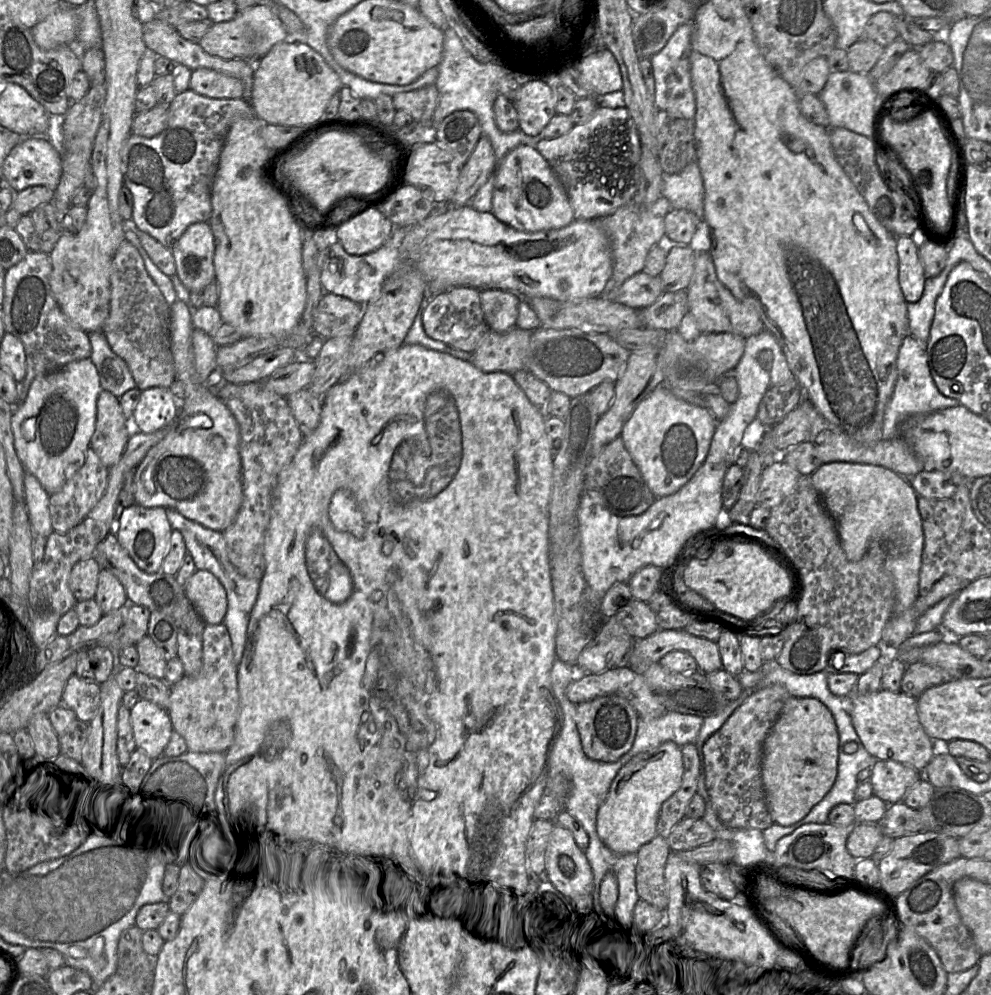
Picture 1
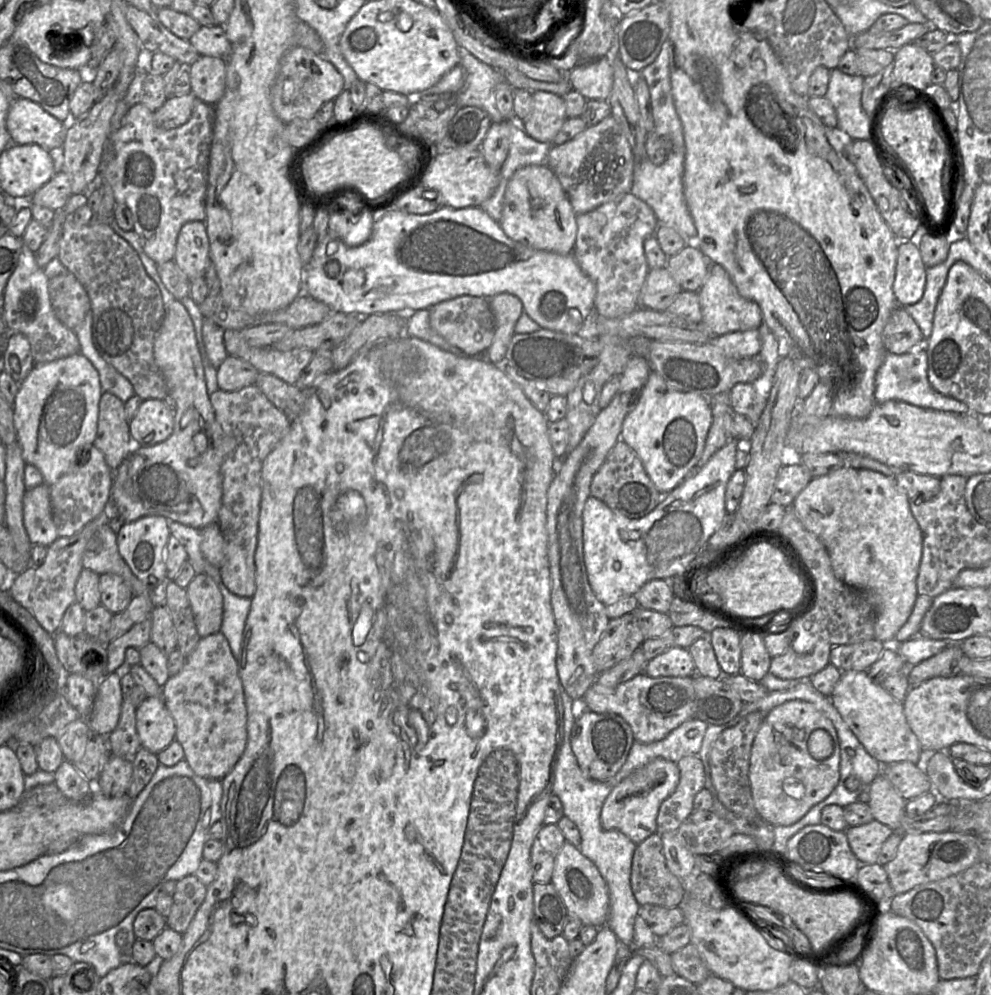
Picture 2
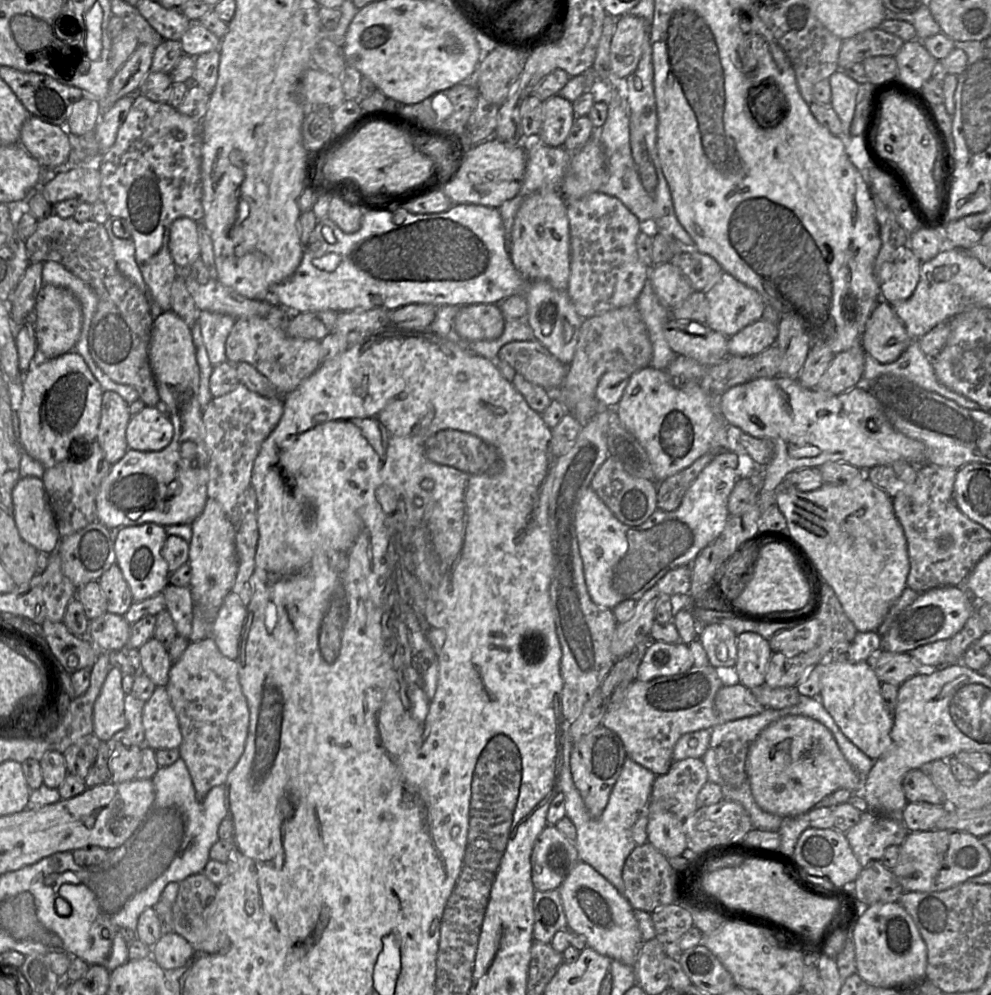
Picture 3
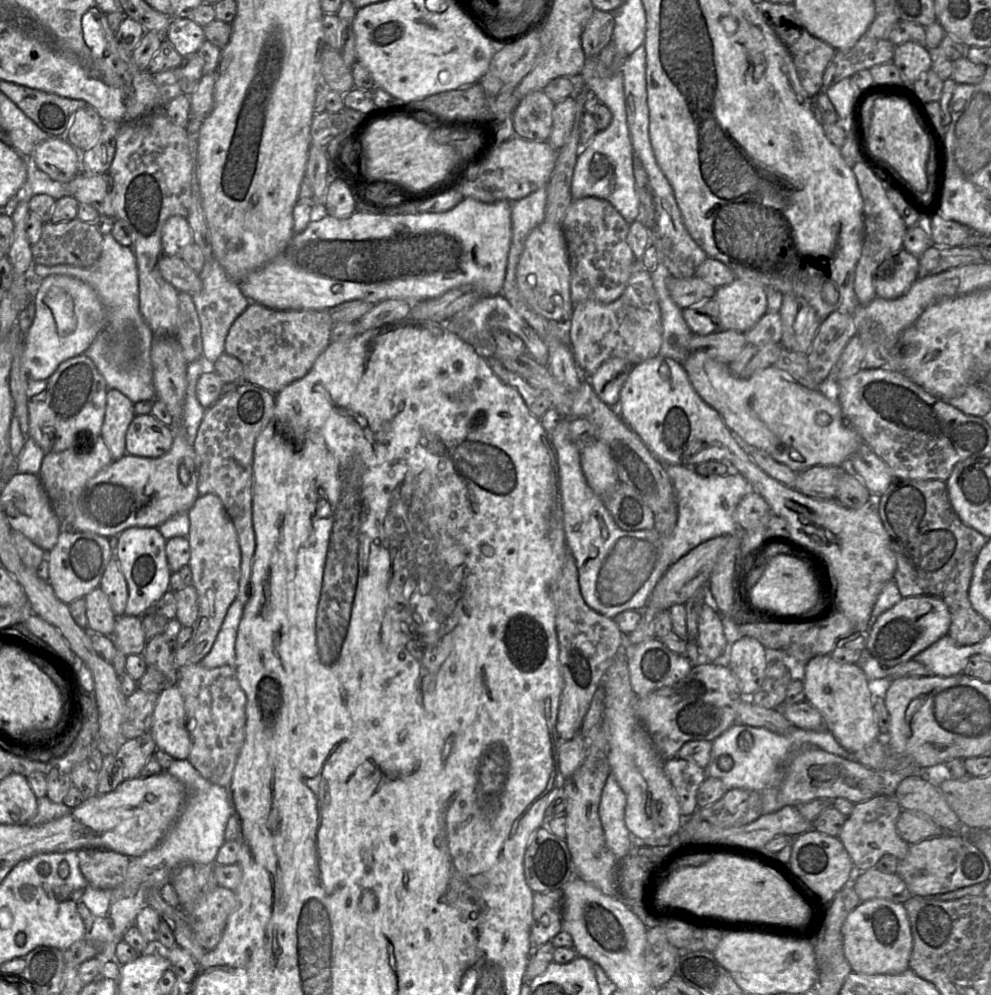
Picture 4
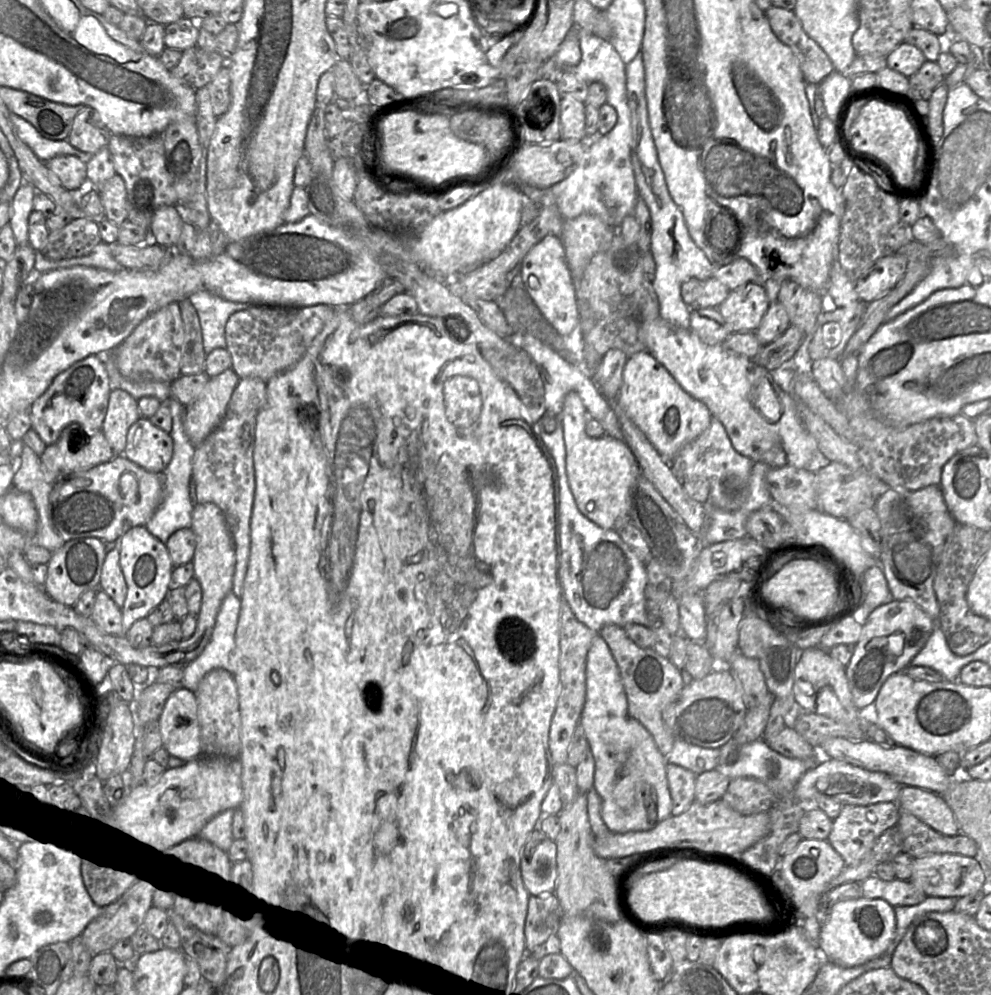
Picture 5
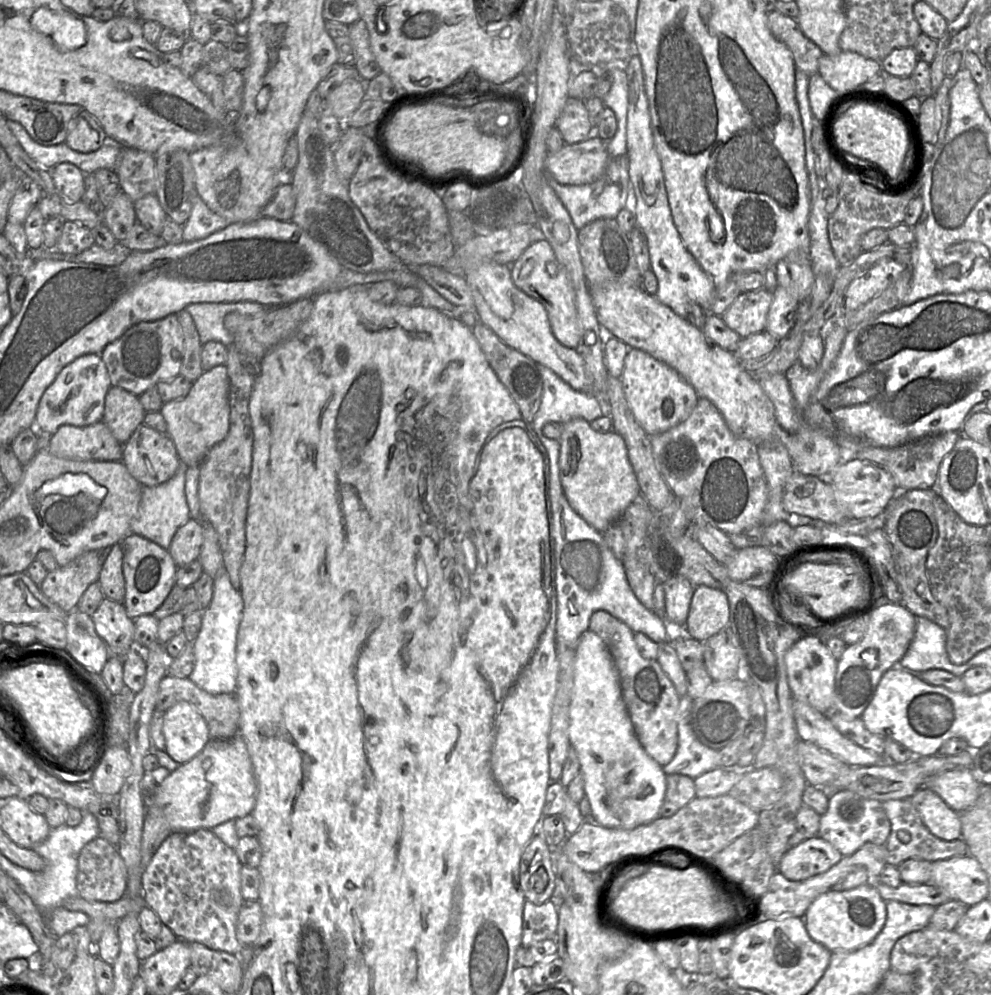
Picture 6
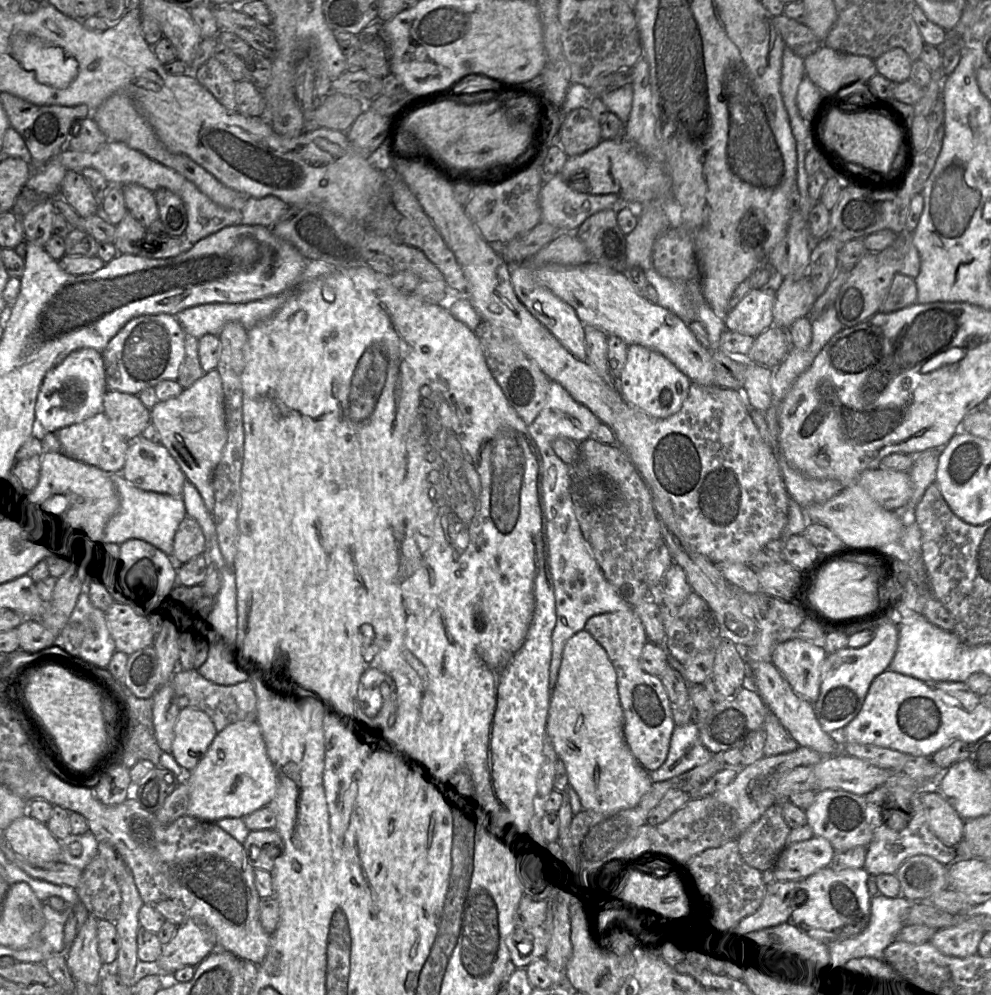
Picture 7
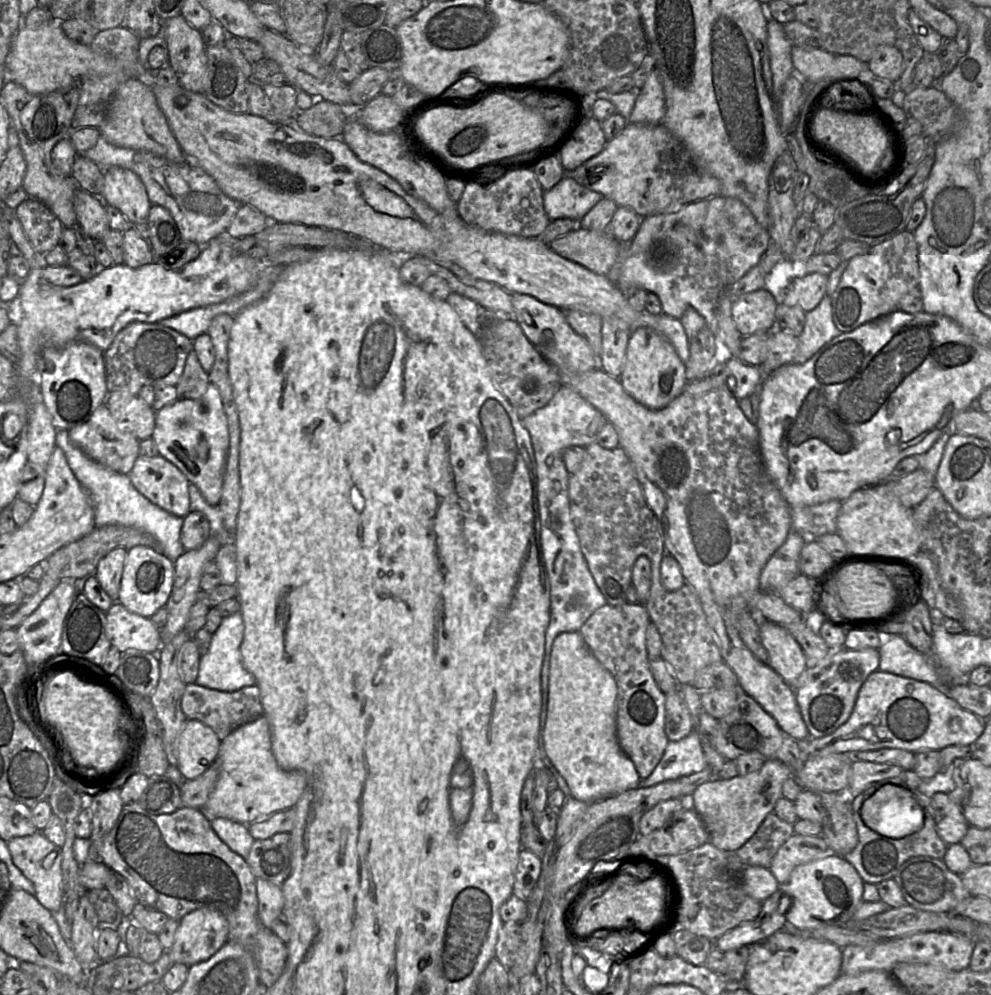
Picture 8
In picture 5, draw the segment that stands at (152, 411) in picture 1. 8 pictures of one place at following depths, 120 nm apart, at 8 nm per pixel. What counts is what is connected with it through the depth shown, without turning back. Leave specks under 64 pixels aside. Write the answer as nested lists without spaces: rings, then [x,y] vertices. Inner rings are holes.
[[[140,417],[128,430],[122,455],[149,472],[162,474],[171,462],[173,451],[170,433],[153,425],[149,418]]]

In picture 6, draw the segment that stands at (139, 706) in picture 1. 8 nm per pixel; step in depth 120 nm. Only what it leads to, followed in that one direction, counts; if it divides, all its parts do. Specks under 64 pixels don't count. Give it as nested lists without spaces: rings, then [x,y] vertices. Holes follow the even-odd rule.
[[[185,701],[177,702],[164,715],[165,752],[180,765],[192,760],[210,740],[203,716]]]

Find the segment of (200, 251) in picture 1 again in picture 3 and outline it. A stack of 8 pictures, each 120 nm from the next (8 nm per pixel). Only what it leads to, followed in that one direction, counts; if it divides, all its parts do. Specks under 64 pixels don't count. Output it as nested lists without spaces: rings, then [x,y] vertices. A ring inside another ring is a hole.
[[[181,217],[174,220],[169,233],[169,251],[179,270],[188,270],[200,258],[198,222]]]

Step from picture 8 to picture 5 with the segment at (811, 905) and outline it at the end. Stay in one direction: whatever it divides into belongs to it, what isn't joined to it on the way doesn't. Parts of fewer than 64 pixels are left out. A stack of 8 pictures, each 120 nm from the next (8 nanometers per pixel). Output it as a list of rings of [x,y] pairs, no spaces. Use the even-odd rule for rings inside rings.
[[[861,897],[840,901],[834,904],[821,927],[819,938],[819,952],[825,961],[834,962],[842,967],[862,965],[886,951],[895,934],[894,908],[882,899],[868,899]]]

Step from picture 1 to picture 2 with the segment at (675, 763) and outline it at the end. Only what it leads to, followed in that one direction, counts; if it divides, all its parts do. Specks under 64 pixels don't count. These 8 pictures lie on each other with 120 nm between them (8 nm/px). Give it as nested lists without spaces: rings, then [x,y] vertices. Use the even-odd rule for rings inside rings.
[[[654,759],[638,768],[614,786],[601,811],[601,825],[605,830],[618,830],[636,845],[657,832],[657,815],[662,802],[676,789],[680,779],[677,763]]]

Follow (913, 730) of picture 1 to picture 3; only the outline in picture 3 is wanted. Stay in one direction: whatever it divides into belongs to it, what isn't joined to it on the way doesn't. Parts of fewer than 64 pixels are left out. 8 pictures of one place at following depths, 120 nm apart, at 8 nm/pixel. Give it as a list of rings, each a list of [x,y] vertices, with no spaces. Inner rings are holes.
[[[821,662],[819,699],[842,733],[872,760],[879,759],[890,747],[893,717],[881,696],[881,682],[871,662]]]

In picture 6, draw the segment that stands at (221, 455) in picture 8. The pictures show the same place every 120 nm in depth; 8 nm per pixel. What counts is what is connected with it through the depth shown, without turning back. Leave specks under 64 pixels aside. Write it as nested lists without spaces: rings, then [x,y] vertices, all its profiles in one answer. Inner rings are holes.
[[[225,364],[203,371],[185,397],[163,403],[159,412],[166,421],[166,434],[172,439],[181,462],[188,467],[199,465],[207,452],[229,431],[229,377]]]

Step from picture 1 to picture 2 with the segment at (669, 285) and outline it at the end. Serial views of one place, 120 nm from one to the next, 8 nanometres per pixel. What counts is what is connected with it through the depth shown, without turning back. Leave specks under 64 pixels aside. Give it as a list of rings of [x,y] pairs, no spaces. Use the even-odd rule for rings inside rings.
[[[686,245],[668,258],[666,268],[683,291],[698,292],[704,284],[711,264],[698,247]]]

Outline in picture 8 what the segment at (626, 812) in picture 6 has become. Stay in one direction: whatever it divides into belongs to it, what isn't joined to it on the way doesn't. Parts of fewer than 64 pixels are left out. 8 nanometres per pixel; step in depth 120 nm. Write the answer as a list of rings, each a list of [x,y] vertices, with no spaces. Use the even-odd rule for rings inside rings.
[[[579,632],[559,634],[552,645],[548,704],[543,729],[547,757],[565,779],[570,796],[593,803],[639,787],[641,778],[632,760],[623,752],[616,734],[617,684],[611,673],[594,657]]]

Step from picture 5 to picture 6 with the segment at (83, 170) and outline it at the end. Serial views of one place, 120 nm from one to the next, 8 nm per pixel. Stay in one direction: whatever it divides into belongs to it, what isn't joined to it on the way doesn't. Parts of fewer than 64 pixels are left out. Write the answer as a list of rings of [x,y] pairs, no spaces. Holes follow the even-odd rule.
[[[69,162],[56,165],[50,172],[59,194],[69,202],[81,201],[85,190],[85,173]]]

